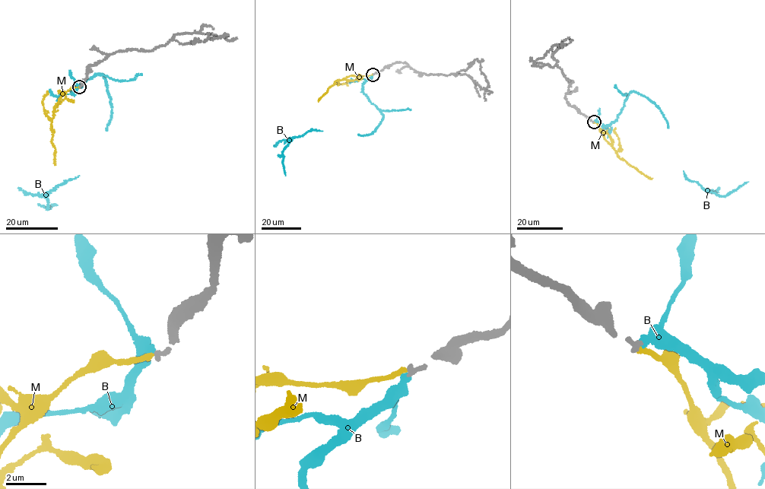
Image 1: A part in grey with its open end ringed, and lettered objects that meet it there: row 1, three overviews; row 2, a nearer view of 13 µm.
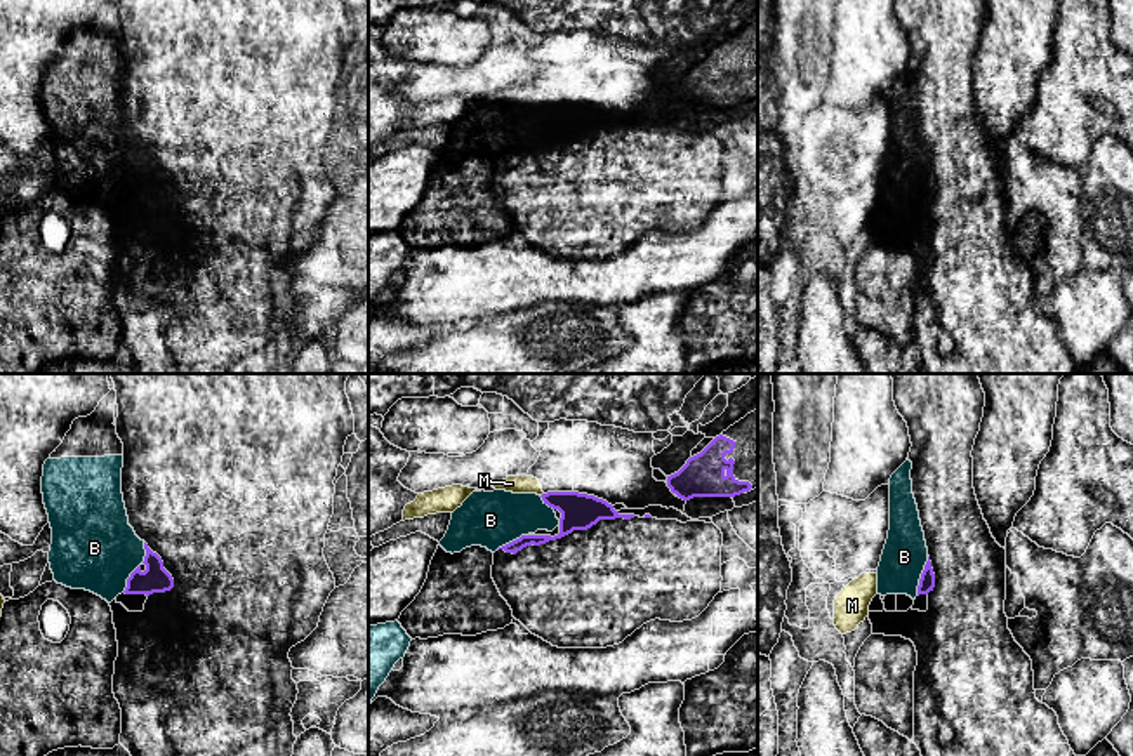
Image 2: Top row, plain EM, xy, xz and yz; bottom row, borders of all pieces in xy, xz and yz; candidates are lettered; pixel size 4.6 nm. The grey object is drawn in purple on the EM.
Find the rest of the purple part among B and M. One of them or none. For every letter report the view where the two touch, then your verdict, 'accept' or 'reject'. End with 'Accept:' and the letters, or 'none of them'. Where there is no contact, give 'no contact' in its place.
B: xy | accept
M: no contact | reject
Accept: B

